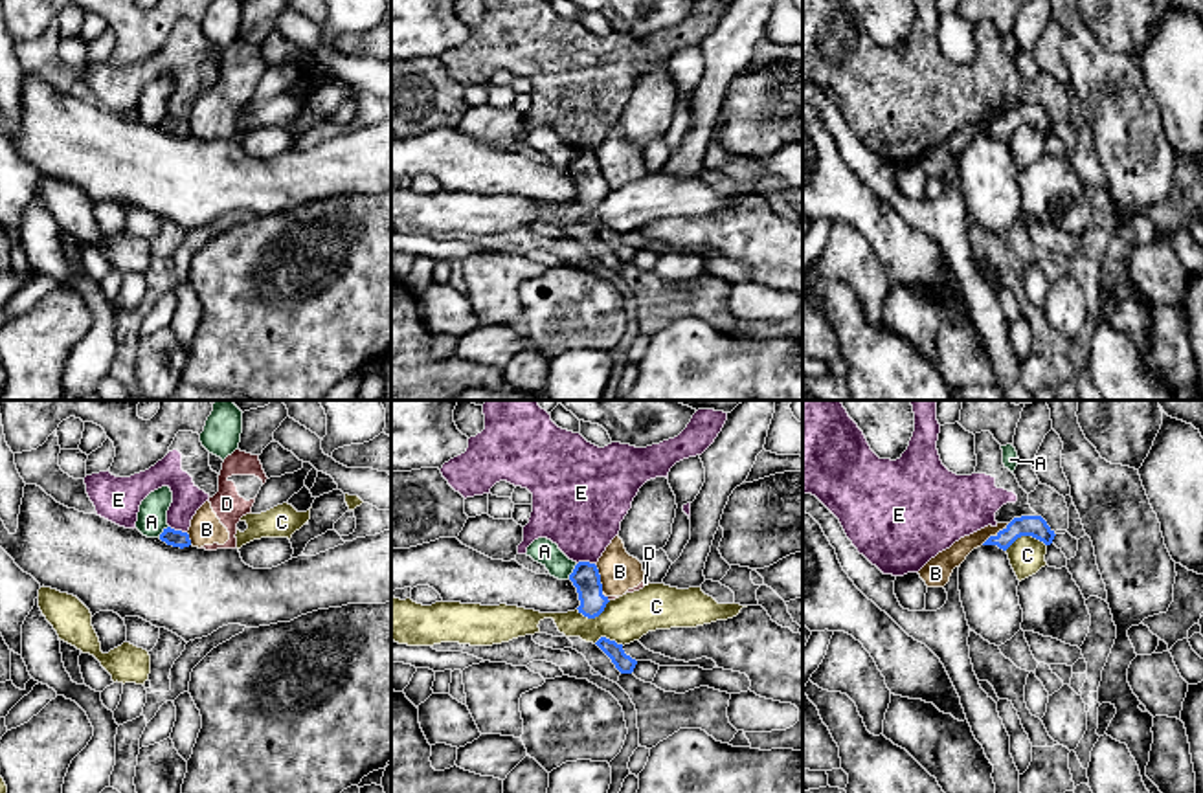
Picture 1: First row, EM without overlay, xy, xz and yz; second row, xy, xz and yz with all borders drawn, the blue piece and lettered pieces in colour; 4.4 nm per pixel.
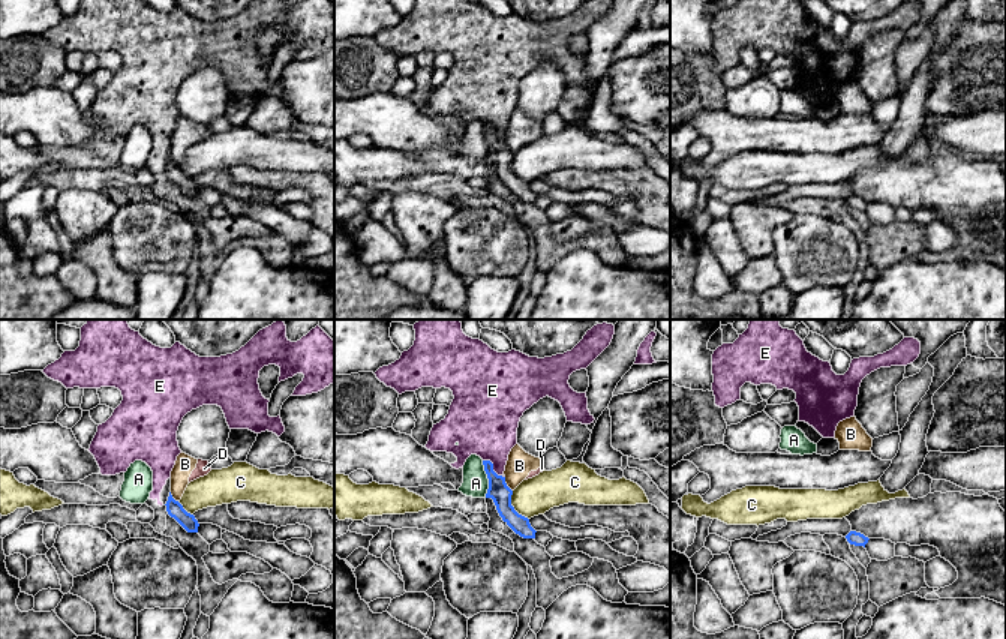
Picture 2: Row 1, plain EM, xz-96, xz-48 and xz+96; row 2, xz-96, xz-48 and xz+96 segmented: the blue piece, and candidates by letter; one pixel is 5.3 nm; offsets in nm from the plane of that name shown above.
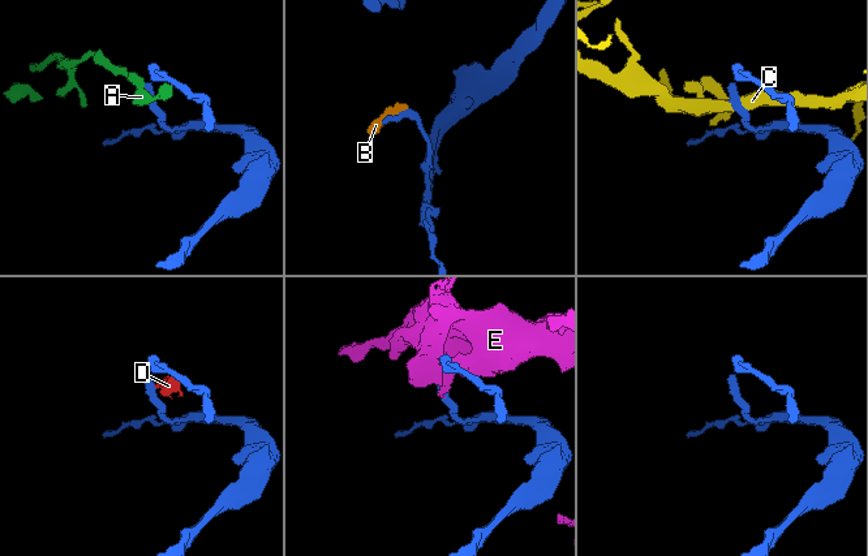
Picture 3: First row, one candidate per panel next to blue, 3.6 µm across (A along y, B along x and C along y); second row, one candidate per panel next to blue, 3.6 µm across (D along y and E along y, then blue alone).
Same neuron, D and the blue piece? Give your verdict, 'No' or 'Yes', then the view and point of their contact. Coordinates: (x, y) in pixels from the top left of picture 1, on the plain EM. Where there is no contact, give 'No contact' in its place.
No. Touches blue at xz (605, 186)

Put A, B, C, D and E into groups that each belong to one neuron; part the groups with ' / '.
A / B D / C / E

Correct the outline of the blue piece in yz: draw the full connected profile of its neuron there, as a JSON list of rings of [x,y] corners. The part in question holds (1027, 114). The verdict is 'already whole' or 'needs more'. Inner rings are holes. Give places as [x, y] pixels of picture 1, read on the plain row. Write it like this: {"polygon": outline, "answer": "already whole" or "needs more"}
{"polygon": [[[1021,105],[1014,106],[1003,119],[990,125],[983,134],[997,134],[1006,140],[1021,125],[1032,125],[1045,134],[1051,134],[1056,123],[1041,105]]], "answer": "already whole"}

